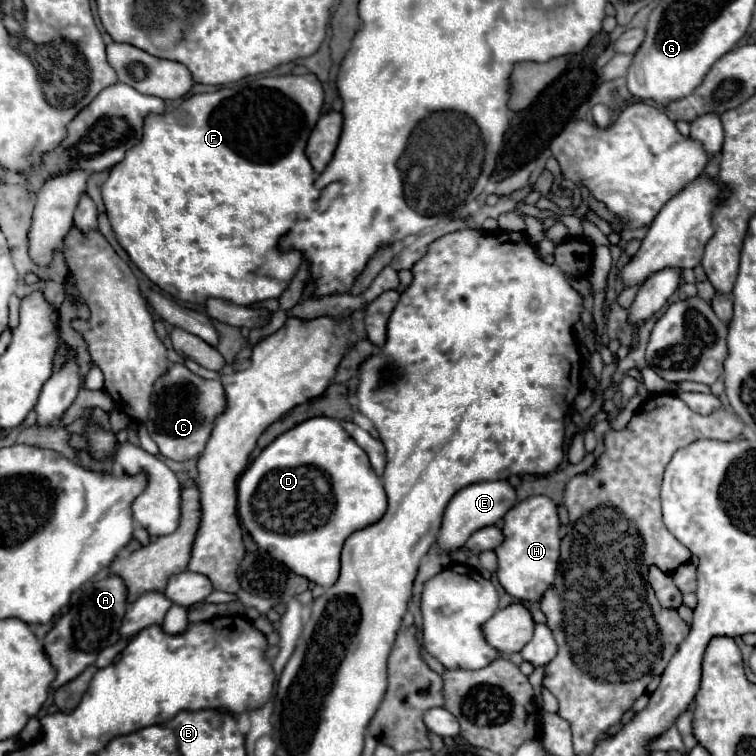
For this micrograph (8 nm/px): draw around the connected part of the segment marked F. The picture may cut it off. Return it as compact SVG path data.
M313 73L281 75L281 77L263 77L255 83L255 87L233 87L233 89L225 87L225 89L219 89L215 93L193 95L171 113L149 115L145 121L145 137L141 139L141 145L129 149L125 159L111 169L109 179L101 187L111 227L115 231L119 245L127 251L129 259L155 285L159 285L165 293L173 295L179 301L205 305L207 299L215 297L215 299L223 299L223 301L235 303L235 305L249 307L253 303L261 303L267 299L279 299L281 293L289 287L289 283L291 283L291 279L293 279L293 275L303 259L303 253L297 249L289 249L283 253L279 249L279 239L295 225L297 212L315 209L314 205L317 205L317 195L315 195L317 191L313 187L315 171L305 155L305 145L307 145L307 139L309 139L309 135L311 135L319 115L321 115L323 97L325 97L323 85Z

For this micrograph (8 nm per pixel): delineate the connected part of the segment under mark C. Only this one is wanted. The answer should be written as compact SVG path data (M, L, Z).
M169 363L167 371L153 383L149 399L149 419L141 425L157 443L161 455L173 461L187 461L201 455L211 437L215 419L227 409L227 397L221 381L203 379L181 363Z

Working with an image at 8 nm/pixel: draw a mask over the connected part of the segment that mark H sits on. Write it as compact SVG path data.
M543 495L529 497L517 503L505 517L503 517L503 533L505 541L495 549L499 567L497 577L499 583L505 587L509 595L517 601L537 601L553 585L553 577L559 565L559 517L557 505Z

